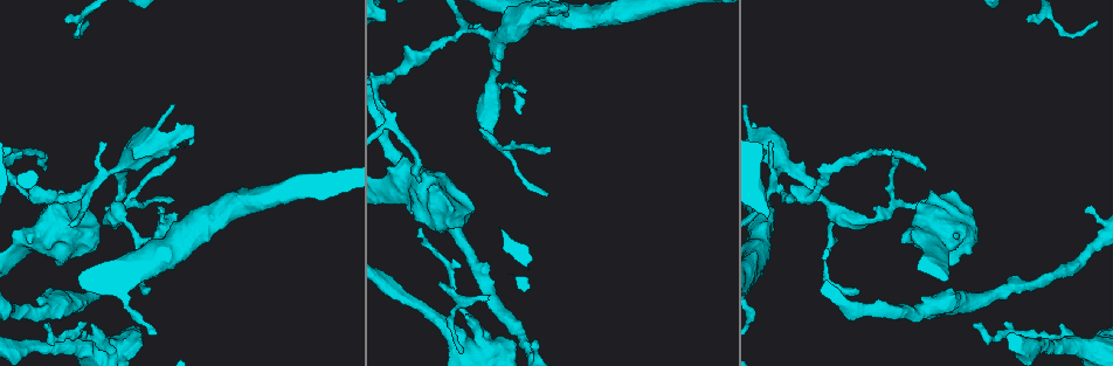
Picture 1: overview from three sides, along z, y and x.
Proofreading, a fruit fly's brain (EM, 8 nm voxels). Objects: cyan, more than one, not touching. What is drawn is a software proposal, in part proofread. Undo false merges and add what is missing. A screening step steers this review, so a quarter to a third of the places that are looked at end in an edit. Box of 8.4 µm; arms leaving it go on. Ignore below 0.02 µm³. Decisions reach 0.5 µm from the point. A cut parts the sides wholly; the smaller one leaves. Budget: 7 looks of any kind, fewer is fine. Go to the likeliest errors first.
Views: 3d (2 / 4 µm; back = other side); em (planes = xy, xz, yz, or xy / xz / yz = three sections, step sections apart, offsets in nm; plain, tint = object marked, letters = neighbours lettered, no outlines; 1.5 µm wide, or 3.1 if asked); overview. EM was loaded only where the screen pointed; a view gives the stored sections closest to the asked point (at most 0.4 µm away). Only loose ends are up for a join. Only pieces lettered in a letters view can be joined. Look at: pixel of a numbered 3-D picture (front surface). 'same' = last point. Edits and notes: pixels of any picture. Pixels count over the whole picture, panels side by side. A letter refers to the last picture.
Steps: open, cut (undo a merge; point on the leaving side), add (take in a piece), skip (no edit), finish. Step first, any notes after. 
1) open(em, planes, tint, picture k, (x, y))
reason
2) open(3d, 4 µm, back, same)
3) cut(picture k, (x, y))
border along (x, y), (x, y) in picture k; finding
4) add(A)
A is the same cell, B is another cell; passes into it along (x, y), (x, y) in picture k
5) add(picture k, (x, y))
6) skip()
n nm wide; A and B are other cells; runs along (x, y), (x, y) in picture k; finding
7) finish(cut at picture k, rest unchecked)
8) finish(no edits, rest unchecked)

open(3d, 2 µm, picture 1, (417, 231))
long arm stops here

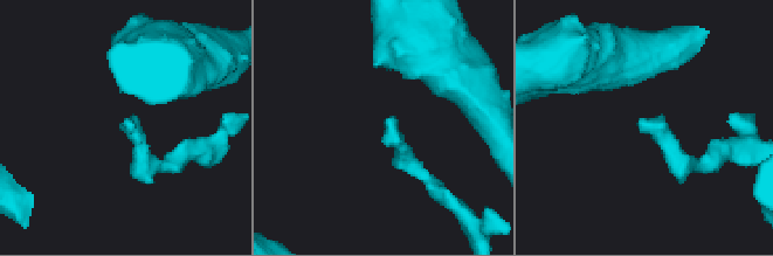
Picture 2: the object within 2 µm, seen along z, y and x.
open(em, xy, step 8, letters, picture 2, (386, 118))
need the tissue

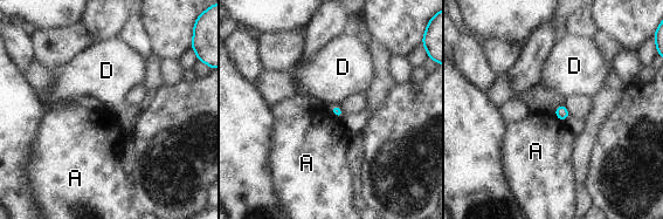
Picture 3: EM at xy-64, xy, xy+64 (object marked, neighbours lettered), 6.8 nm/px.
open(em, planes, letters, same)

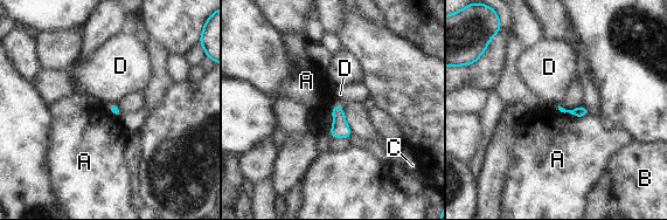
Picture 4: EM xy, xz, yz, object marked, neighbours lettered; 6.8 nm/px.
skip()
A, B, C and D are other cells; border along (557, 107), (575, 116), (586, 115) in picture 4; no lettered piece goes on from it

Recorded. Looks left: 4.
open(3d, 4 µm, picture 1, (1086, 207))

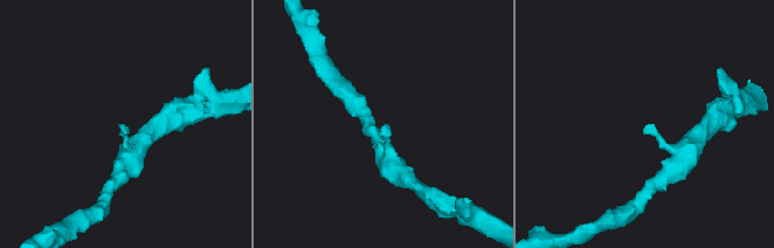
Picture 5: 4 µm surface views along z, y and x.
open(em, planes, letters, picture 5, (382, 126))
now the EM

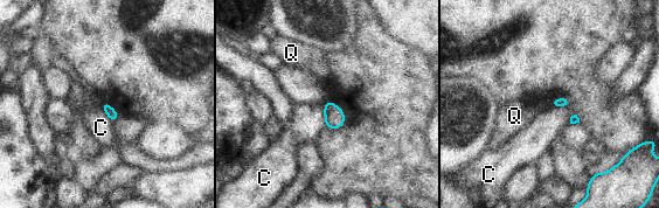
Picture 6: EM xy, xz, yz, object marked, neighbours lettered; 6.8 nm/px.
skip()
C touches over 150 nm; C and Q are other cells; border along (324, 105), (324, 123), (326, 126) in picture 6; no lettered piece goes on from it

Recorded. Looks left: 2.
finish(no edits, rest unchecked)

